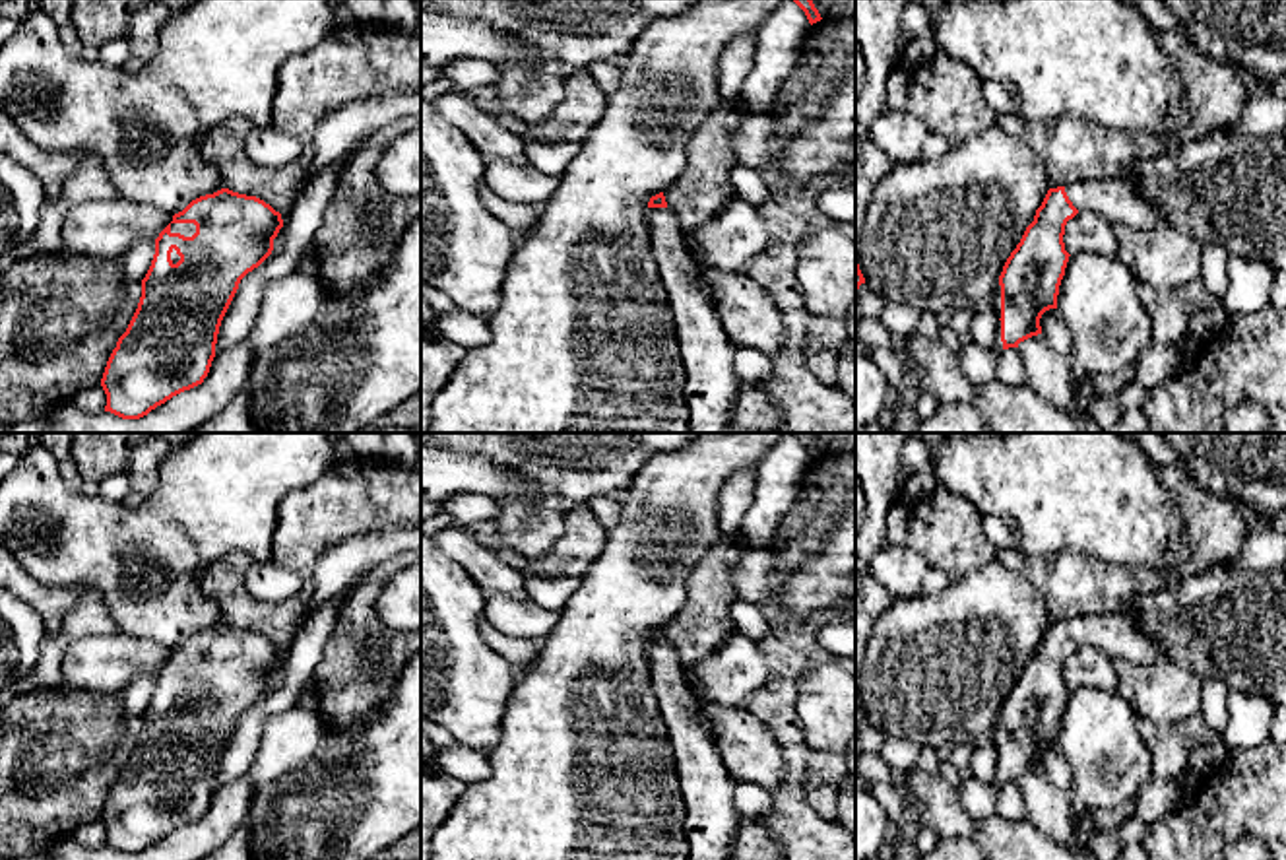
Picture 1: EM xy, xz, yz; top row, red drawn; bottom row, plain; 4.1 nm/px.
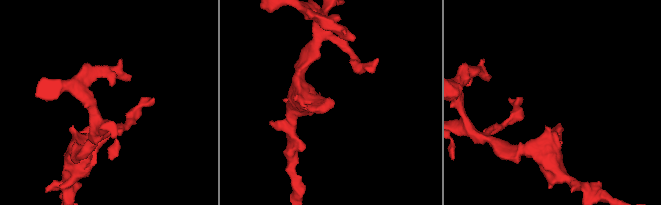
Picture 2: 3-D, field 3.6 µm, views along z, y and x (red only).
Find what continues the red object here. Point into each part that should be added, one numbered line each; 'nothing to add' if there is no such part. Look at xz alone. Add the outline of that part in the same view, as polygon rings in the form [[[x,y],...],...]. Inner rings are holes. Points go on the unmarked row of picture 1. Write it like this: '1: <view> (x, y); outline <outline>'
1: xz (710, 820); outline [[[648,643],[644,658],[675,757],[689,860],[731,860],[743,819],[733,806],[735,782],[700,712],[702,703],[687,683],[673,645]]]

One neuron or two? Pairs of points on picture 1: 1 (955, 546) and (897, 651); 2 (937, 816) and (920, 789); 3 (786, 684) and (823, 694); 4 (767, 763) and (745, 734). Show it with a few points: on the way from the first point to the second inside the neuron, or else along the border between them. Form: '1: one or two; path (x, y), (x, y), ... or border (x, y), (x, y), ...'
1: two; border (994, 562), (951, 581)
2: one; path (937, 810), (926, 794)
3: two; border (821, 657), (800, 672), (796, 721), (802, 732)
4: one; path (759, 756), (745, 742)

